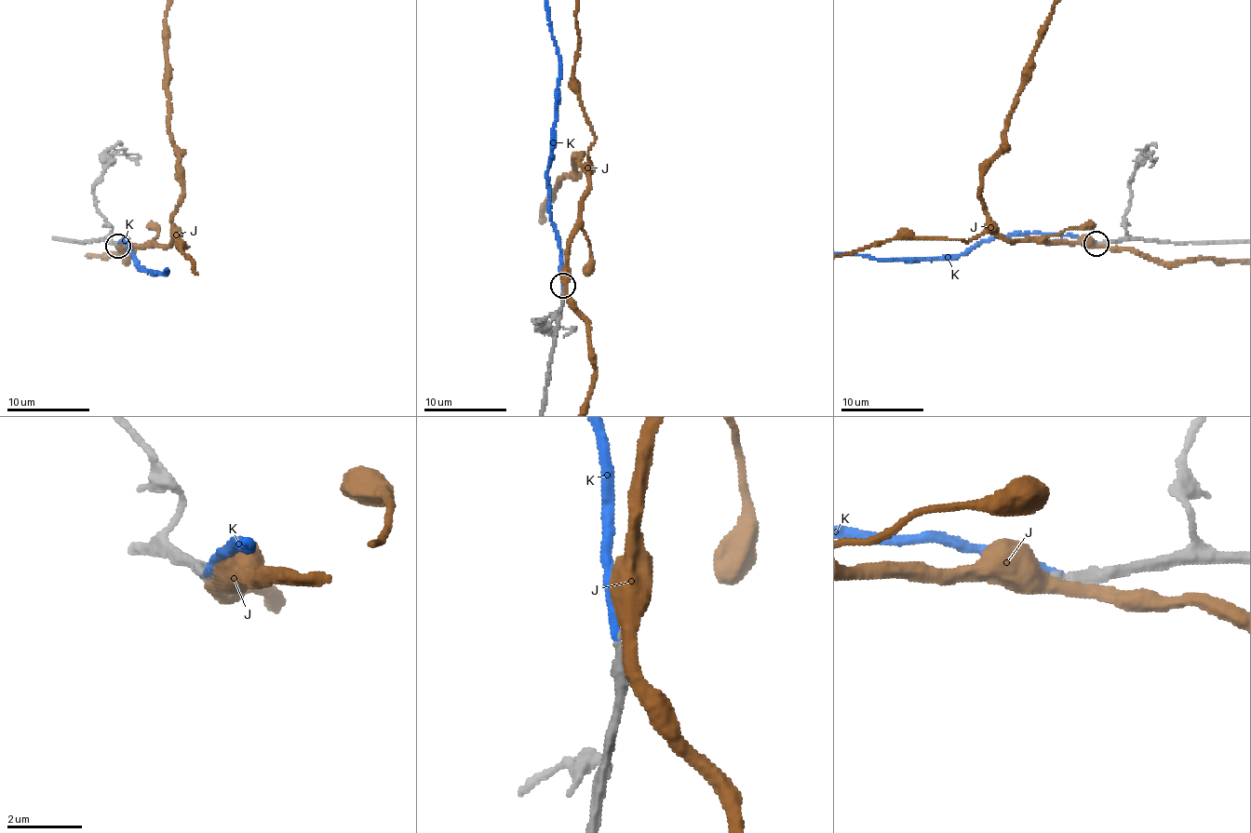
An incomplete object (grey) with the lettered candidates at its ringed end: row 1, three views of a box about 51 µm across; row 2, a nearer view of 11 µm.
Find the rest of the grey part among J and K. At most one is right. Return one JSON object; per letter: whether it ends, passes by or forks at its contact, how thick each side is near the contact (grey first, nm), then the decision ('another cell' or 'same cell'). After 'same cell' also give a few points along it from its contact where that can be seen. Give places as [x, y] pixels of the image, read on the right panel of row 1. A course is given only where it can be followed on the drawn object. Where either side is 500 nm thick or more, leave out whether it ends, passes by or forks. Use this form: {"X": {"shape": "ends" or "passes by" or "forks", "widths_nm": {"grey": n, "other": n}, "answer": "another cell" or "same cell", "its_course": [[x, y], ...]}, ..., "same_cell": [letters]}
{"J": {"shape": "passes by", "widths_nm": {"grey": 380, "other": 360}, "answer": "another cell"}, "K": {"shape": "ends", "widths_nm": {"grey": 280, "other": 240}, "answer": "same cell"}, "same_cell": ["K"]}

